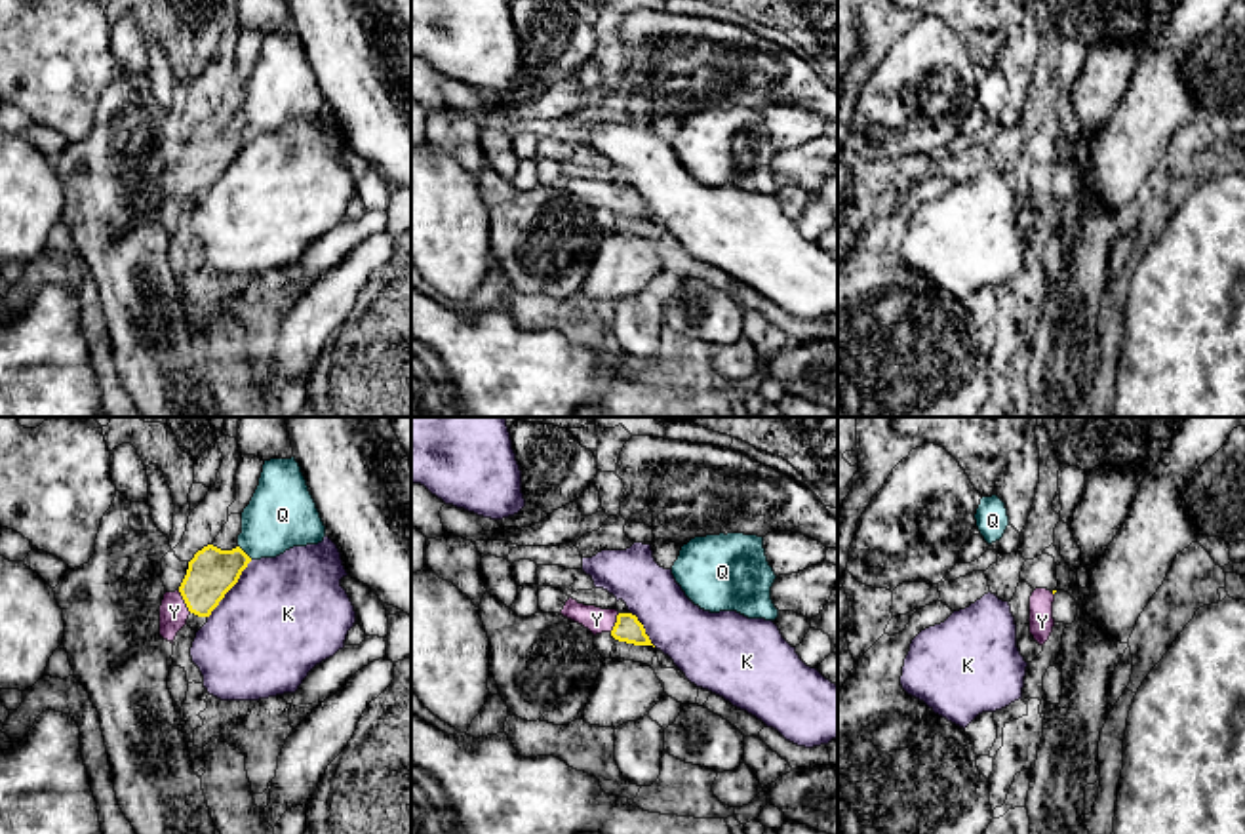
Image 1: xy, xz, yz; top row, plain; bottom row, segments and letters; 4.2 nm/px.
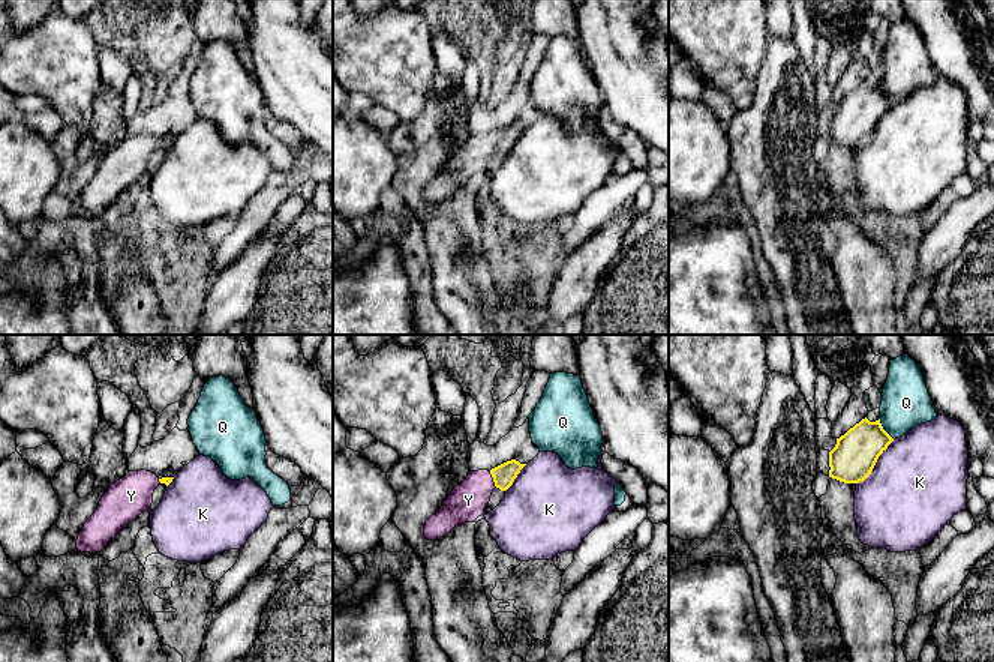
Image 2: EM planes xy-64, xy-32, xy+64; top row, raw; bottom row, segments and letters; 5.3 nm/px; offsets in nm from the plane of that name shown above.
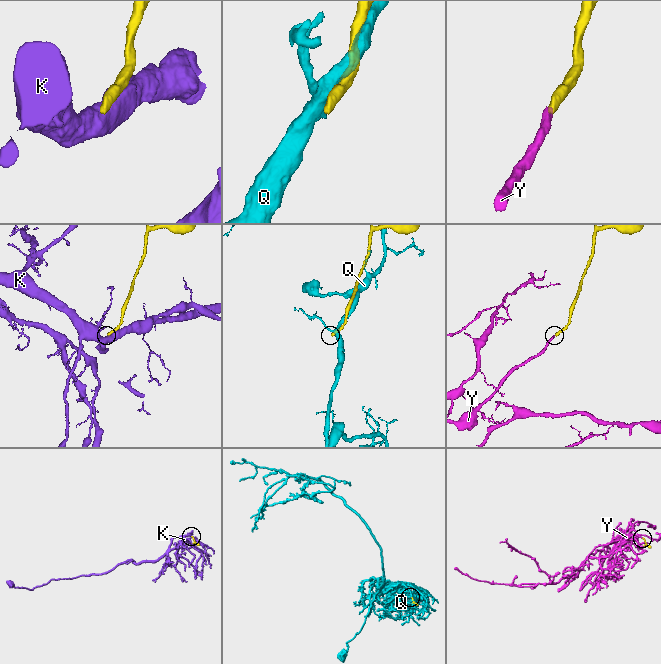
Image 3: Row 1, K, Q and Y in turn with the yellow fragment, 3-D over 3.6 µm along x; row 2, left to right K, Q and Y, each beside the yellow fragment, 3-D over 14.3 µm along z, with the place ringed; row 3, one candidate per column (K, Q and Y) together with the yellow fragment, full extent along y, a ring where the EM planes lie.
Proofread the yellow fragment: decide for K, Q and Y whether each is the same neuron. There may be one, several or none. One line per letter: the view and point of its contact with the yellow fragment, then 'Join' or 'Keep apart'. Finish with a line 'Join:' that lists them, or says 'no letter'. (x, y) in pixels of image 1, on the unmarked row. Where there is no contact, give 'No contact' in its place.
K: Touches yellow at xy (231, 160). Keep apart
Q: Touches yellow at xy (244, 126). Keep apart
Y: Touches yellow at xy (185, 176). Join
Join: Y

